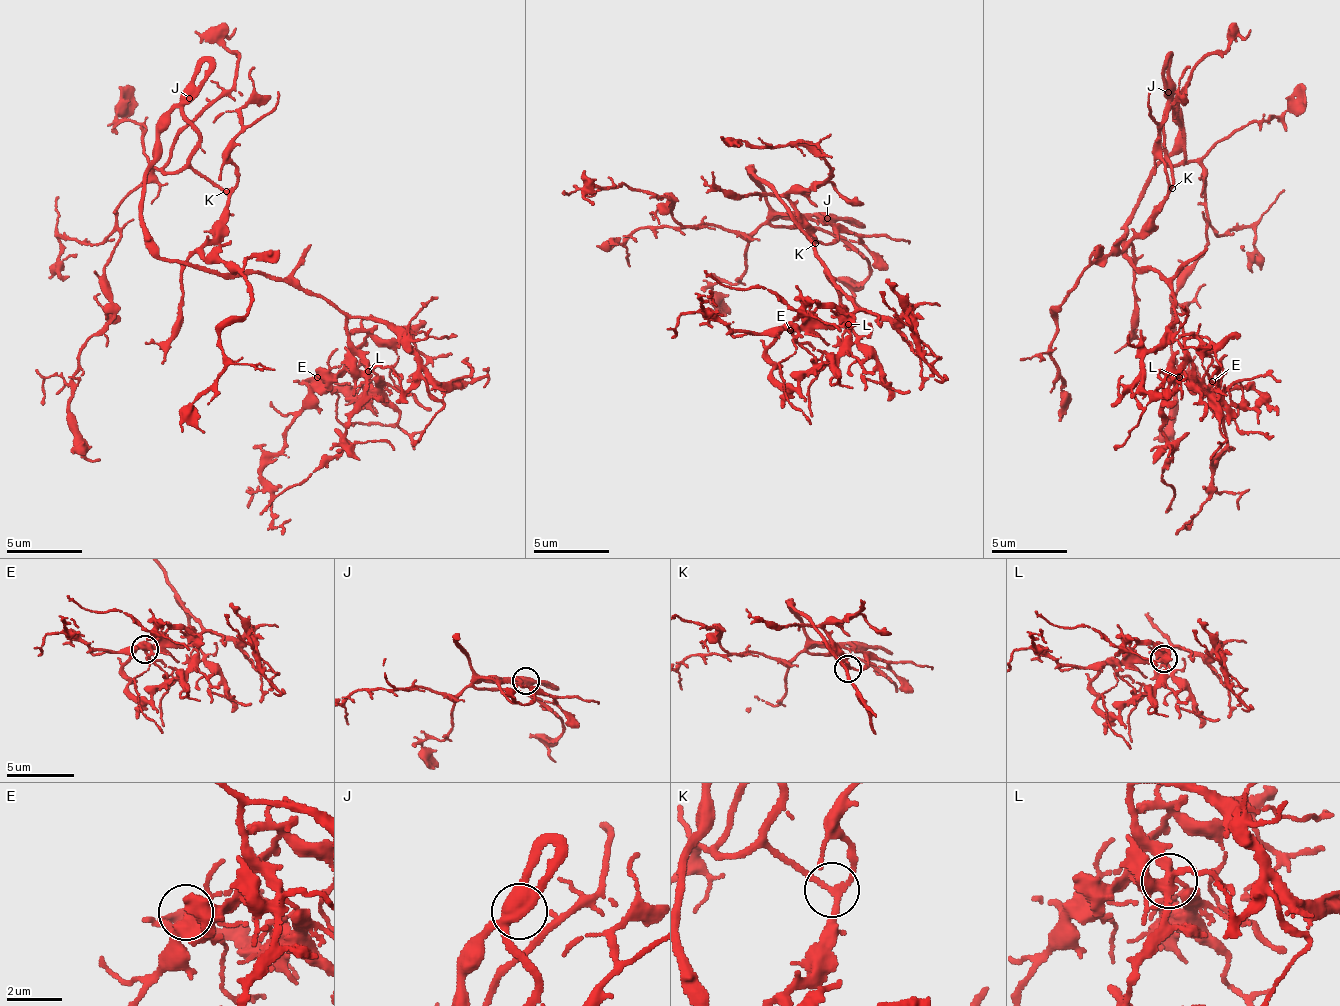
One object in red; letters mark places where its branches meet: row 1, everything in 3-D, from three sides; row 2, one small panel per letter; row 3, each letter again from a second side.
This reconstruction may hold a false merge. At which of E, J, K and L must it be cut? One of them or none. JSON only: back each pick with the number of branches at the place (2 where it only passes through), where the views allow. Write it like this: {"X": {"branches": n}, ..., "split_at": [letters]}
{"split_at": []}

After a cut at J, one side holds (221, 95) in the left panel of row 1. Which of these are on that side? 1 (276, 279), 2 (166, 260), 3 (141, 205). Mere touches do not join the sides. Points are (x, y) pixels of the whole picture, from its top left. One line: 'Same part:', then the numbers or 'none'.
Same part: none

